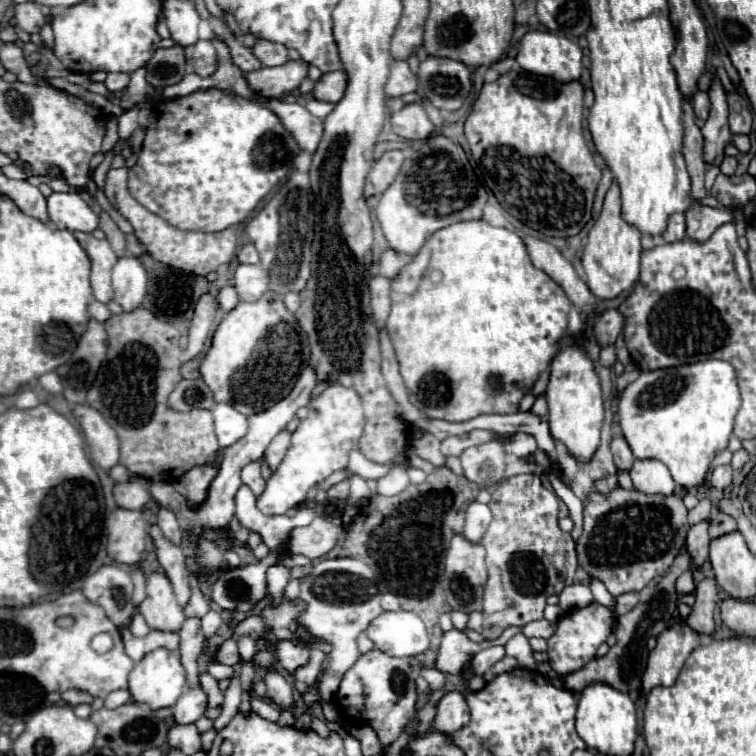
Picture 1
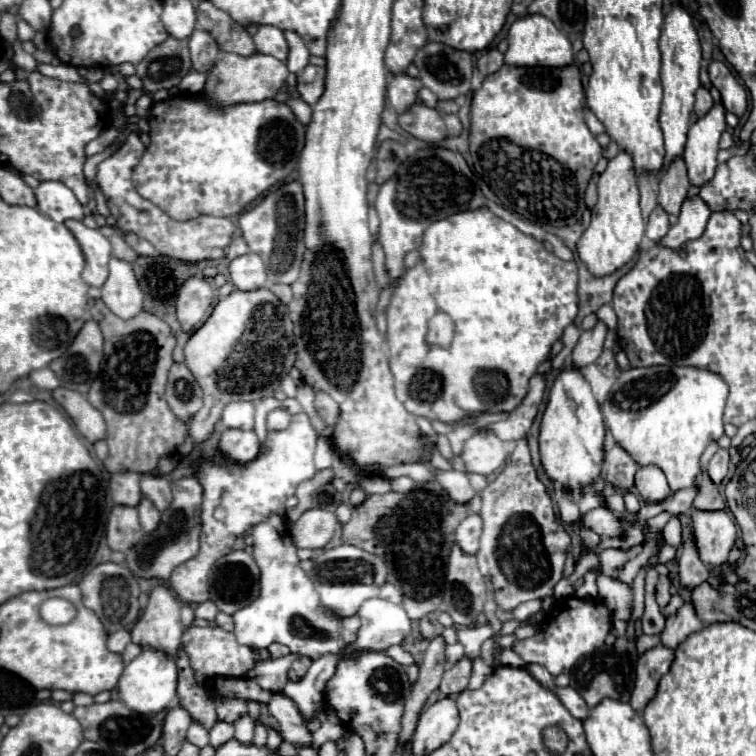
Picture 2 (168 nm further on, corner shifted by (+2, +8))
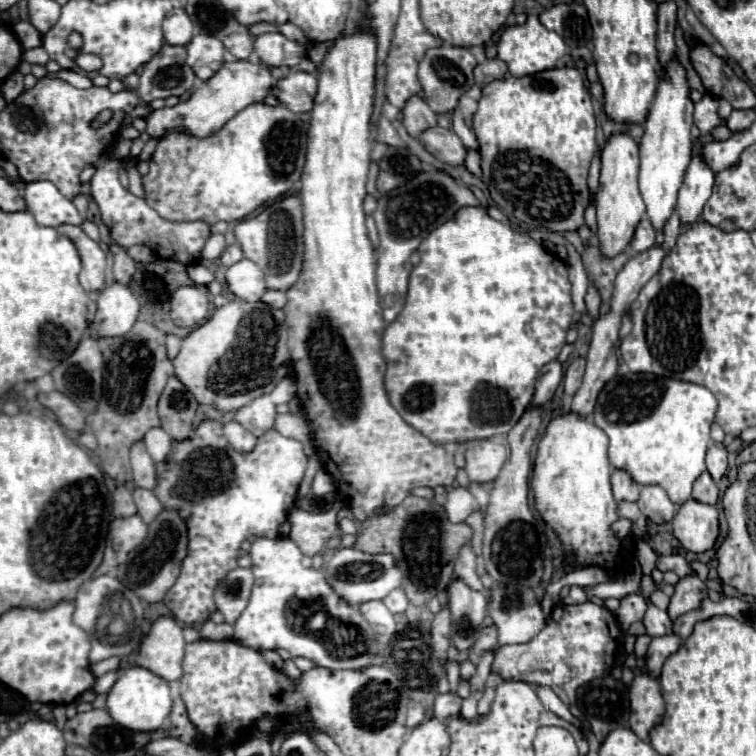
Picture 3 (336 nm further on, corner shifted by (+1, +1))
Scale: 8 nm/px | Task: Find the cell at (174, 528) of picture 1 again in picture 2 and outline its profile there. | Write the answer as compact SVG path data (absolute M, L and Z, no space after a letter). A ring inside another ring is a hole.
M145 476L141 480L141 492L145 498L149 498L159 512L165 512L171 506L173 494L169 488L169 482L163 476Z

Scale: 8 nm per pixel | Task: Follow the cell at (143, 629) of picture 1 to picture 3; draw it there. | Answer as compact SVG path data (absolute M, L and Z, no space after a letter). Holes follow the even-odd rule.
M110 657L110 659L106 659L106 661L96 663L96 665L92 667L92 673L94 673L96 677L100 677L100 675L104 675L104 673L108 673L108 671L118 669L118 665L120 665L120 659L118 659L118 657Z

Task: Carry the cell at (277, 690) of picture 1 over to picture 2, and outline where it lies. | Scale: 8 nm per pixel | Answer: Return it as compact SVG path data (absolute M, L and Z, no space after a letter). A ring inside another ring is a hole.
M275 692L273 698L269 700L269 710L277 718L281 734L289 744L293 746L311 744L311 732L289 696L285 696L283 692Z

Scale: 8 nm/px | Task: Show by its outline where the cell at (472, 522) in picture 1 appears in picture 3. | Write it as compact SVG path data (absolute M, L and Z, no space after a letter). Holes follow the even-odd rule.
M464 545L460 549L460 555L458 555L456 565L454 565L454 573L470 589L482 591L482 581L480 581L480 577L476 573L476 555L474 555L474 551L472 551L470 545Z

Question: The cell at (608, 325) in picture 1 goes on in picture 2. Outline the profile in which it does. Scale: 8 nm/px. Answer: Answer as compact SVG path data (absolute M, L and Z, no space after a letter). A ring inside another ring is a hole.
M601 320L595 324L593 330L583 332L577 346L573 348L573 364L579 366L579 368L593 364L603 352L605 336L607 336L607 326Z

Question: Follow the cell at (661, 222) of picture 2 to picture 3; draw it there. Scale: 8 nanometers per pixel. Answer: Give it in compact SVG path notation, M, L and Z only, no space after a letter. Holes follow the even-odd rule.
M644 217L644 219L638 223L636 231L634 231L634 239L632 239L630 247L632 247L634 251L642 253L642 251L650 249L650 247L654 245L654 241L656 241L656 231L654 231L654 227L650 225L650 221Z

